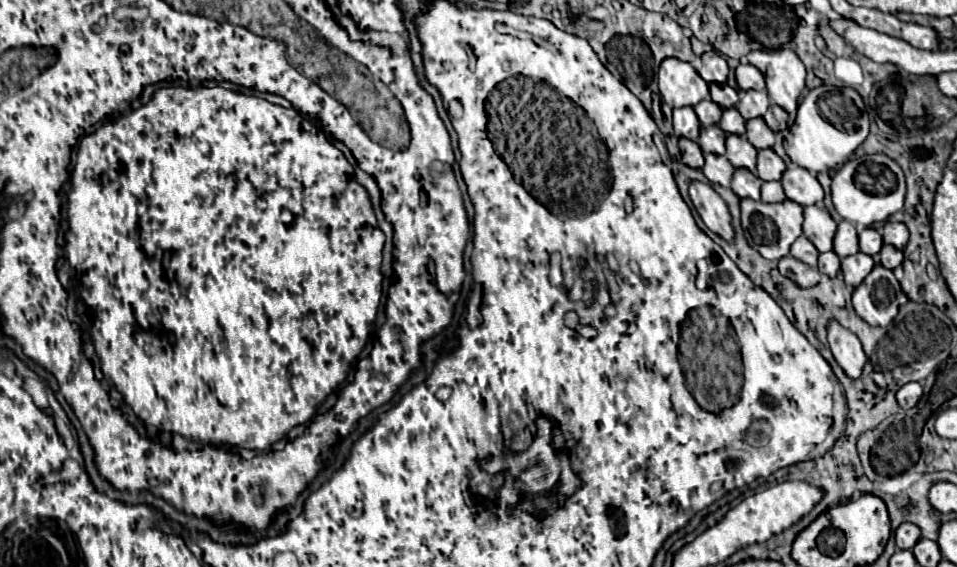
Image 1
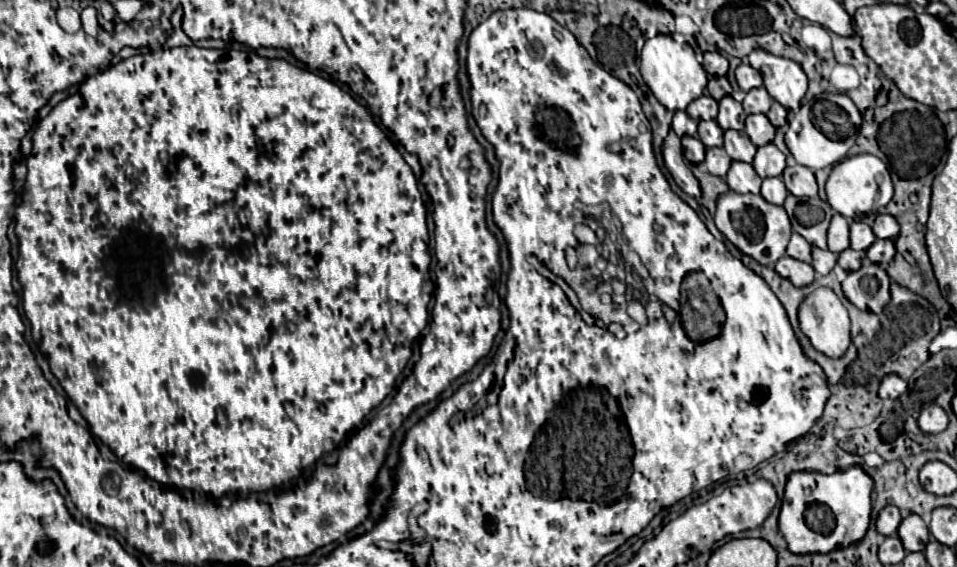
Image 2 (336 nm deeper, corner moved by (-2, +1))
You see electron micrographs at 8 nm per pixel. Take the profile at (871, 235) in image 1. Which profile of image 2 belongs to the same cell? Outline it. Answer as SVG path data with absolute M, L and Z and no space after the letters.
M853 222L851 224L851 248L853 250L867 250L875 242L875 234L871 226L863 222Z

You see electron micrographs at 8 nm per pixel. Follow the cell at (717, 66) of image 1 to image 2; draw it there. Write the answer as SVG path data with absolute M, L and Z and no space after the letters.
M705 52L703 55L703 68L711 76L725 76L729 70L729 61L720 52Z

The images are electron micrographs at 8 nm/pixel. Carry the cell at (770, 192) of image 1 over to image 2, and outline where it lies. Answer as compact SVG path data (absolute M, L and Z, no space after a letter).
M779 176L777 178L765 178L763 186L761 186L761 196L771 204L783 204L783 200L787 196L787 188Z

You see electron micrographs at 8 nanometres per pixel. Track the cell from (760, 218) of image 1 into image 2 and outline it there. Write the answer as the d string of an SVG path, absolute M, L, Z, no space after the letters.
M733 190L717 198L715 226L733 246L737 246L743 254L753 256L753 260L757 260L763 266L775 264L785 254L785 248L793 232L783 206L769 204L761 194L737 194Z

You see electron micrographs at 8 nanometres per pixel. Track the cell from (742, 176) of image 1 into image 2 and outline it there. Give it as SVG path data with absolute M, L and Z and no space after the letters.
M733 162L729 172L727 172L727 184L731 190L739 192L739 194L759 194L759 188L761 188L761 178L757 176L755 168L751 164L745 164L745 162Z

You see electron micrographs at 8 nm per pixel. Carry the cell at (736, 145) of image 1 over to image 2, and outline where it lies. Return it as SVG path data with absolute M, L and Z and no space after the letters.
M725 130L725 152L731 156L731 160L753 162L757 146L749 140L749 136L745 132Z

